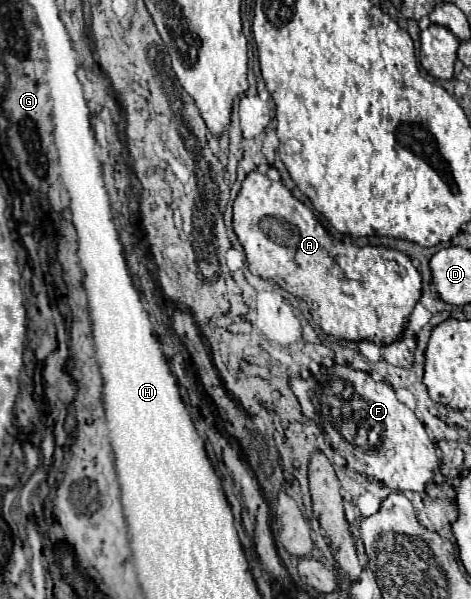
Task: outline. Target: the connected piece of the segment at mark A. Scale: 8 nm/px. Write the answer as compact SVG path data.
M253 171L243 179L239 195L233 201L233 229L245 249L249 271L303 299L315 317L313 321L331 337L347 341L371 339L379 345L393 343L407 327L413 305L421 297L421 275L405 253L391 247L359 247L343 241L337 245L307 205L297 201L281 181L271 181L263 173Z

